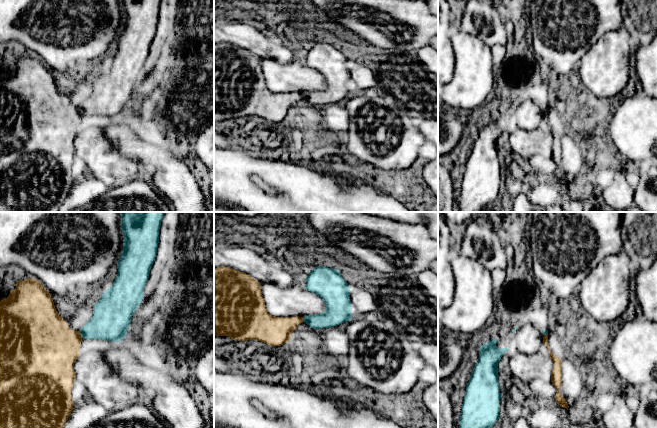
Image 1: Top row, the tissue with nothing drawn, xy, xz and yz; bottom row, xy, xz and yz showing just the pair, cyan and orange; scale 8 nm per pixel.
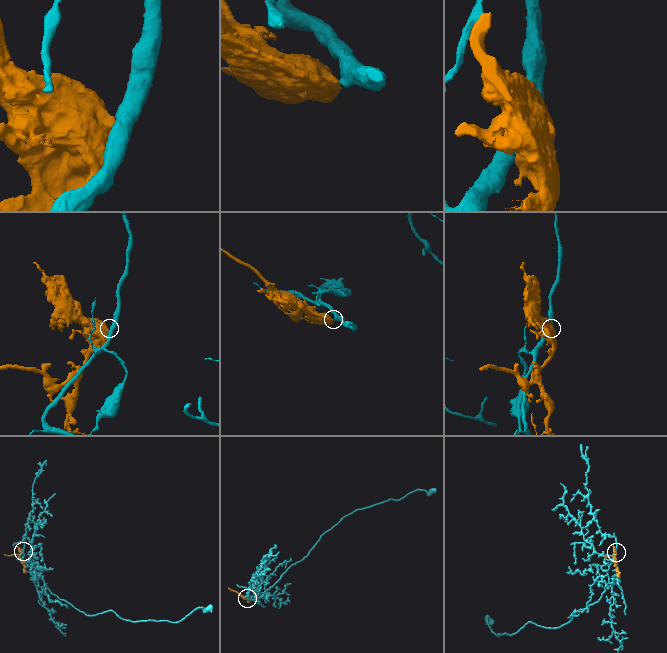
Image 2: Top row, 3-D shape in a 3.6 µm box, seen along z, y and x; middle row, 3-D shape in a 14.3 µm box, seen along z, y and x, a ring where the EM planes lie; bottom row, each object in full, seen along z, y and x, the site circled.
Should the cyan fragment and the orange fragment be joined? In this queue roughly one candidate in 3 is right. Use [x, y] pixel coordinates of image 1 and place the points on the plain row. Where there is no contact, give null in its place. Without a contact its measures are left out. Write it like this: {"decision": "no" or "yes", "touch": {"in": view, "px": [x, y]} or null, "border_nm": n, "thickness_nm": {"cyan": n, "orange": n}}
{"decision": "no", "touch": {"in": "xy", "px": [80, 109]}, "border_nm": 70, "thickness_nm": {"cyan": 300, "orange": 400}}

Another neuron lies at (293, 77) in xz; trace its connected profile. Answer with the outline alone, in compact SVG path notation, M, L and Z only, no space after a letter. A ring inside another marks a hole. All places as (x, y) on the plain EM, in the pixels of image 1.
M260 58L268 89L275 93L305 93L323 89L326 85L321 73L293 60L280 64L276 60Z

